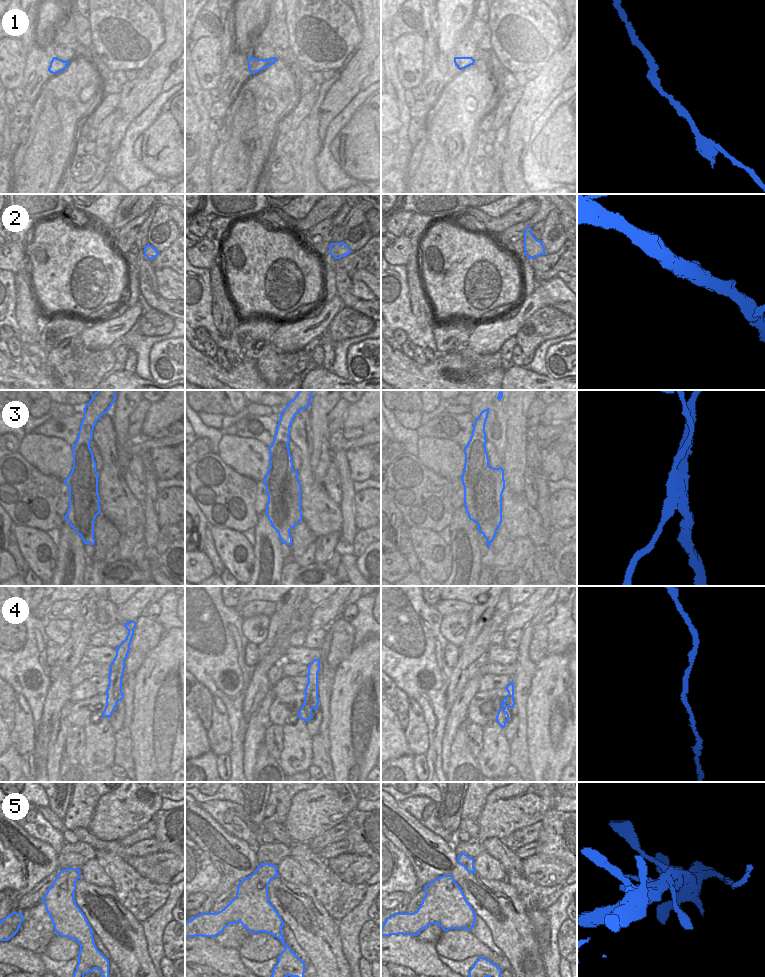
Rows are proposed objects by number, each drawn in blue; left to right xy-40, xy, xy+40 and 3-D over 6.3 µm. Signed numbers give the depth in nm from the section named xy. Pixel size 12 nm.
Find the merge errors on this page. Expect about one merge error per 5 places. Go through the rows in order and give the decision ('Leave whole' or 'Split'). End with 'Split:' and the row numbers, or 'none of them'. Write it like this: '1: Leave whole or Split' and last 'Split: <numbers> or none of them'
1: Leave whole
2: Leave whole
3: Split
4: Leave whole
5: Leave whole
Split: 3

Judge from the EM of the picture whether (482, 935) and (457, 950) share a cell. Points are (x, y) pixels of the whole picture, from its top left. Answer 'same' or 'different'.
different

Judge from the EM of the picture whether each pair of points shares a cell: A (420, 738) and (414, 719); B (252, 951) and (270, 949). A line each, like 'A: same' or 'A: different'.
A: same
B: same

